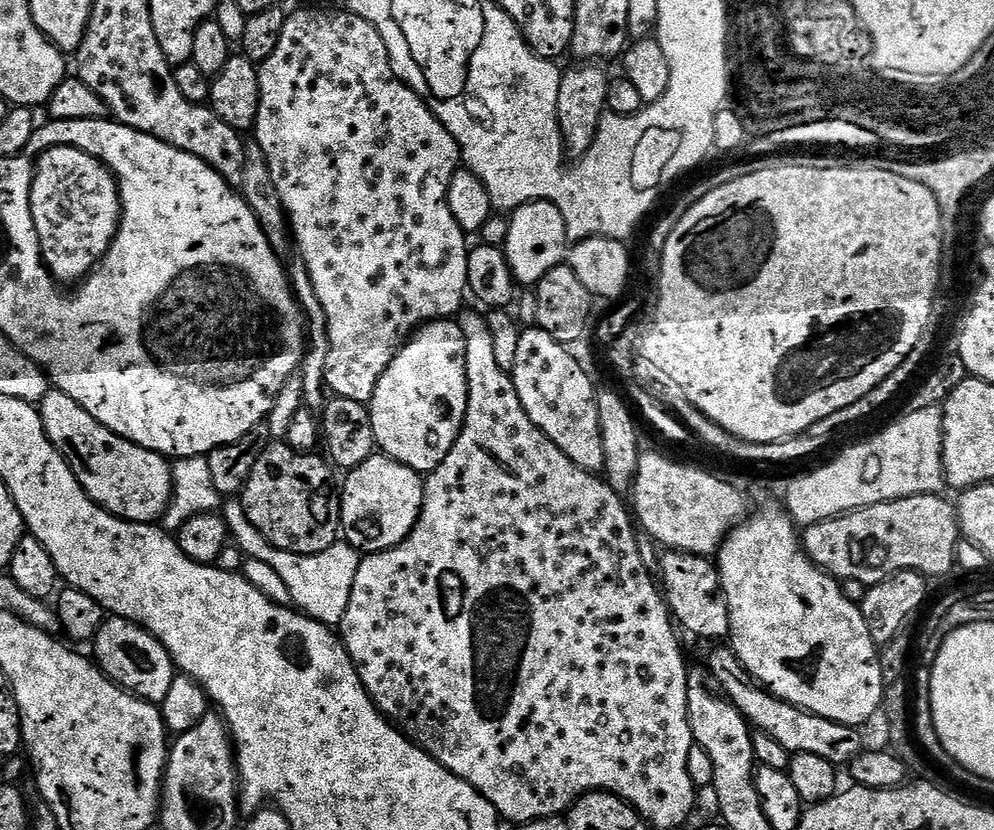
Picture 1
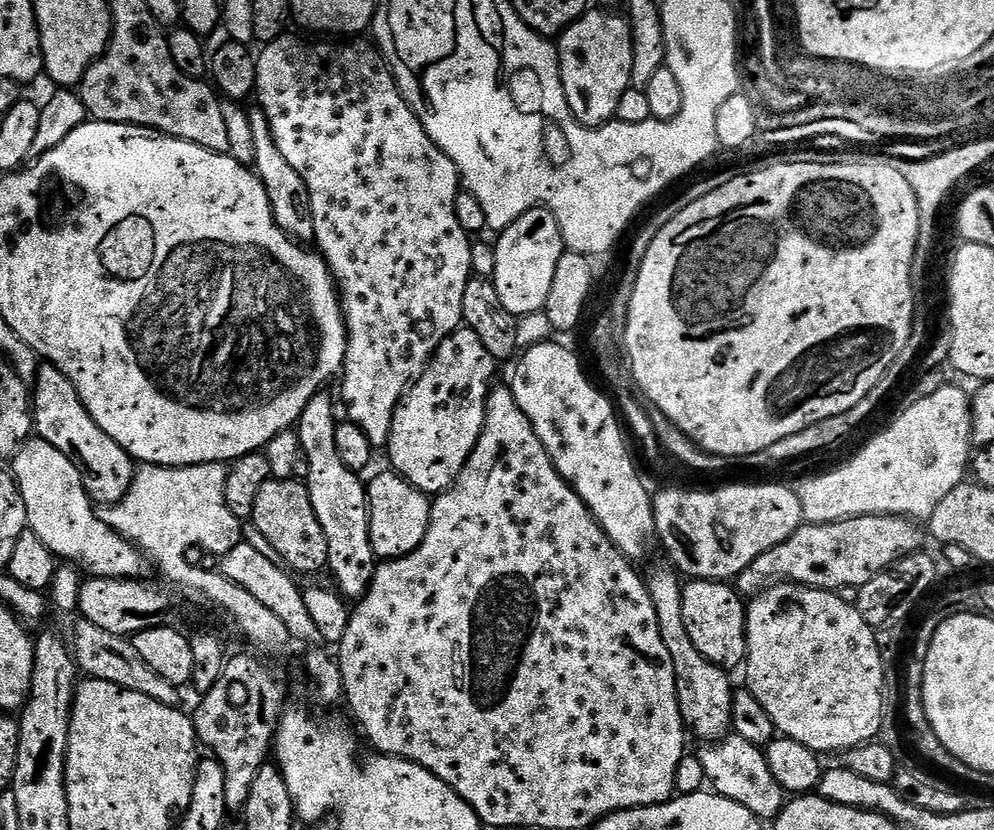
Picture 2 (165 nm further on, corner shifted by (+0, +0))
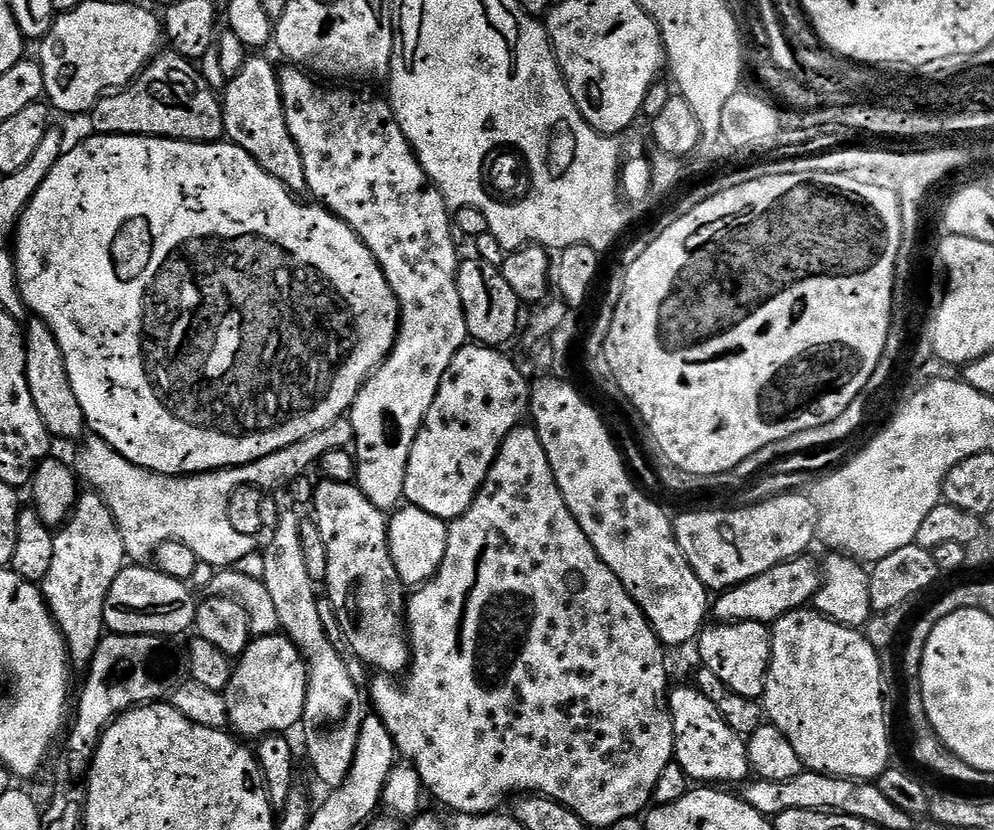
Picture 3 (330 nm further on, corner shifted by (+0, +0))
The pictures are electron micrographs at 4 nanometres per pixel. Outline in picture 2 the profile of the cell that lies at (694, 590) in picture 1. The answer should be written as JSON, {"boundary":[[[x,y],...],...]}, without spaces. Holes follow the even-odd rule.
{"boundary":[[[689,579],[682,590],[682,618],[686,618],[686,630],[690,633],[690,639],[698,650],[710,662],[717,664],[725,670],[739,669],[748,659],[748,647],[746,646],[746,604],[739,591],[731,583],[719,580]]]}

